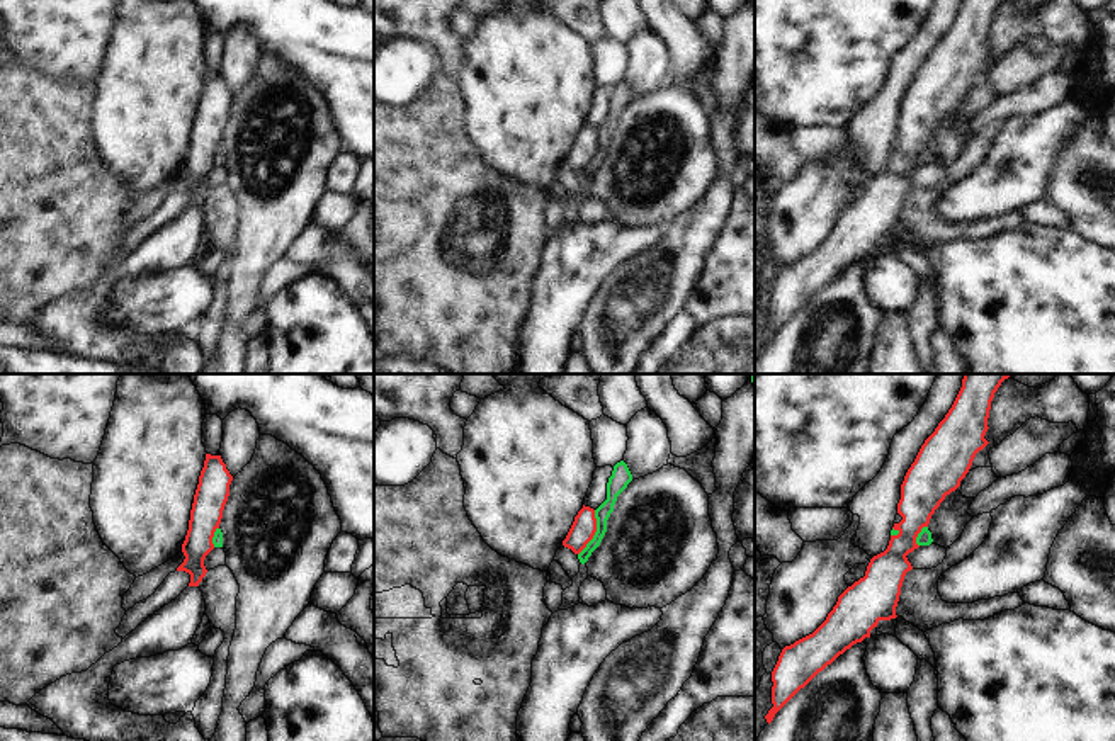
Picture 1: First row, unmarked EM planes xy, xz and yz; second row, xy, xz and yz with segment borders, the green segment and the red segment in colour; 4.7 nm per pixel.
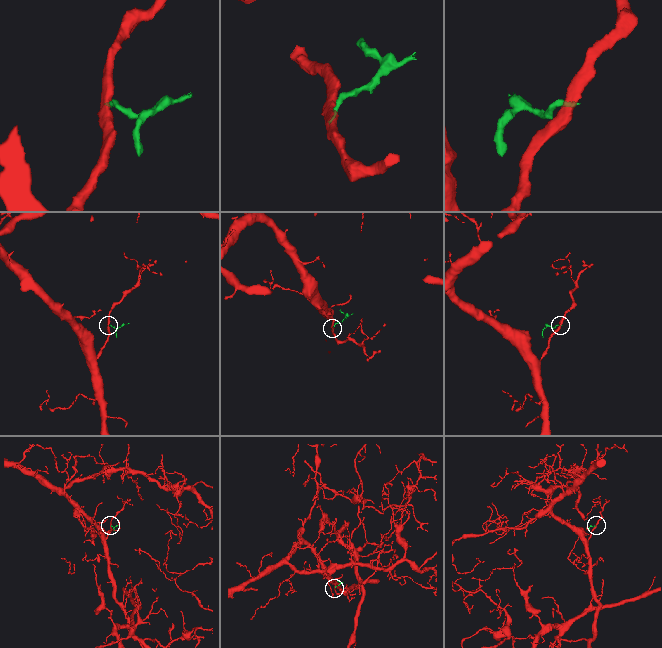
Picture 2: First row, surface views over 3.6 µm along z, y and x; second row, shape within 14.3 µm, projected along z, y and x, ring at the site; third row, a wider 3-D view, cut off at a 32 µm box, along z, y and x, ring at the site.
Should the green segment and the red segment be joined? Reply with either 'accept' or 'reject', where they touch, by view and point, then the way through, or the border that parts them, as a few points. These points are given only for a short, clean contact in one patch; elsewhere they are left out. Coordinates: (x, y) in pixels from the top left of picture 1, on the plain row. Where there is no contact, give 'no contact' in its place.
reject; contact xz (595, 152); border xz (595, 130), (595, 153), (578, 174)

